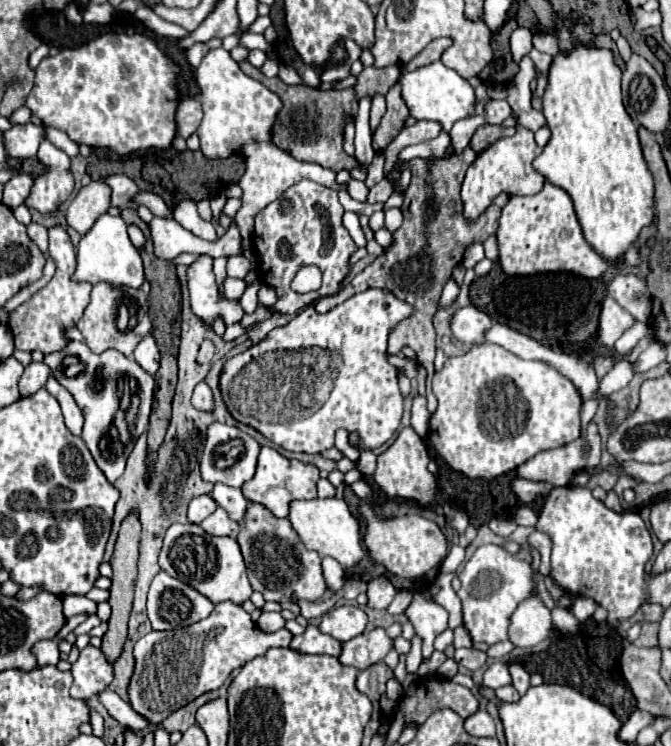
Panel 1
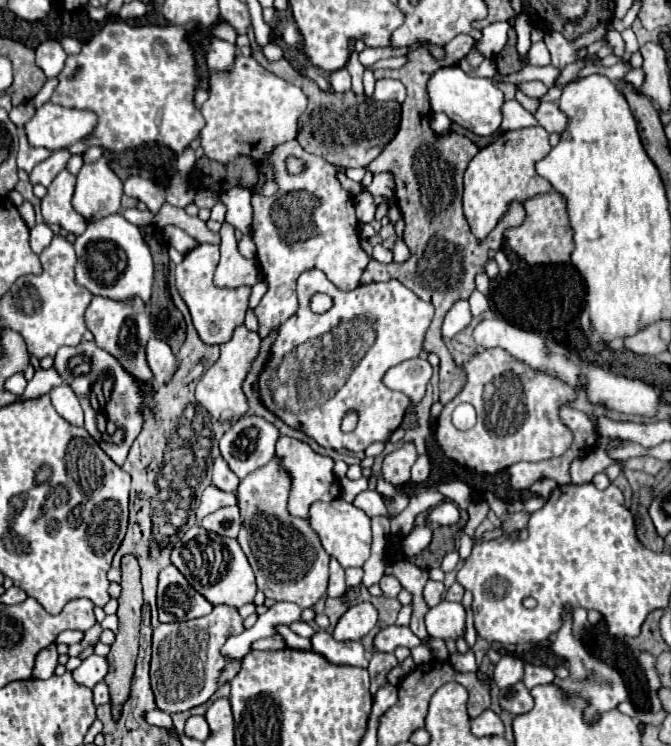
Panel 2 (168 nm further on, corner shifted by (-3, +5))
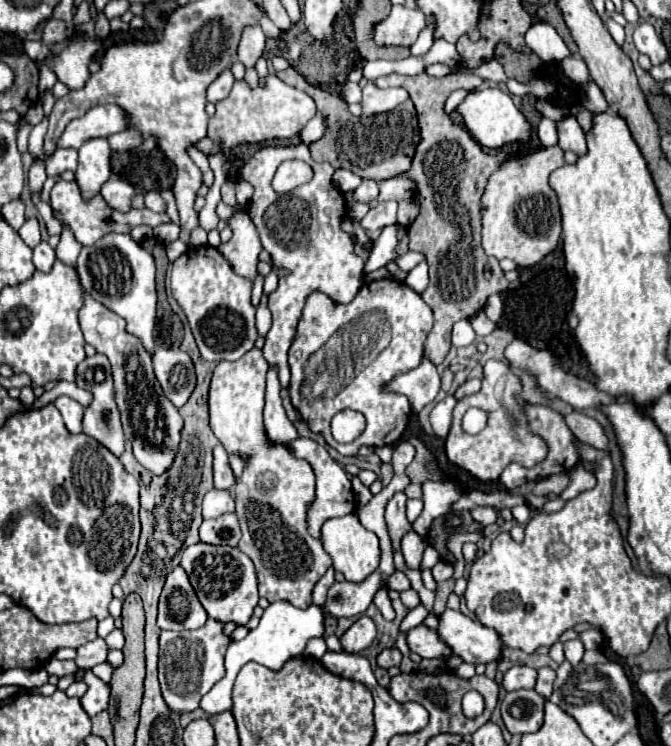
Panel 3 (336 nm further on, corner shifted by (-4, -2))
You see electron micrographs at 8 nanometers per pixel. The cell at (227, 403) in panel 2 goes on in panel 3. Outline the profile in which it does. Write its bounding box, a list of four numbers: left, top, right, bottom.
[208,347,332,609]

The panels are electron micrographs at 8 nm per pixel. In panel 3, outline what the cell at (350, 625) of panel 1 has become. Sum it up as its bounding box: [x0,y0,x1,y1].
[340,615,376,653]

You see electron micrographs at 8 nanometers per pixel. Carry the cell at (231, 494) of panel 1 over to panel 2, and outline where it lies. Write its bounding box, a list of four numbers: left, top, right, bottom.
[213,456,239,492]

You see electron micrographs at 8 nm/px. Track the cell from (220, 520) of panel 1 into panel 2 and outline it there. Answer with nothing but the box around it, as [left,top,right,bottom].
[201,506,241,538]

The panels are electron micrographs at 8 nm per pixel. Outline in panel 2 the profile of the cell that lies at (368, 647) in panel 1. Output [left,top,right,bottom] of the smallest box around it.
[375,626,423,652]

